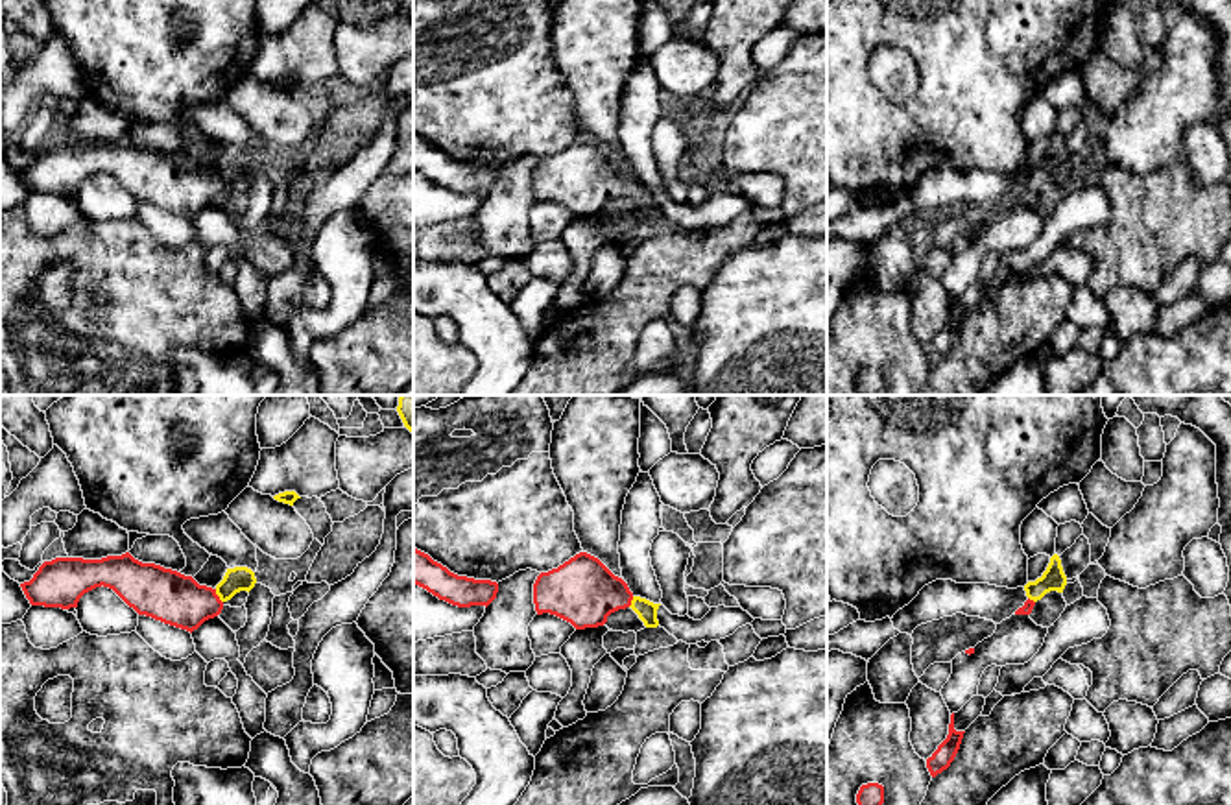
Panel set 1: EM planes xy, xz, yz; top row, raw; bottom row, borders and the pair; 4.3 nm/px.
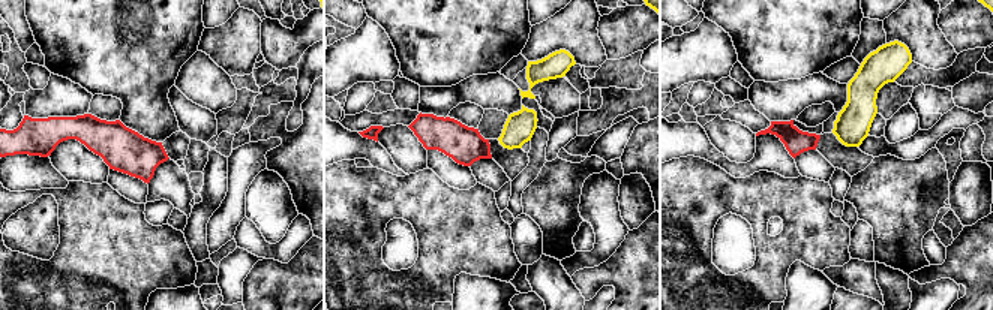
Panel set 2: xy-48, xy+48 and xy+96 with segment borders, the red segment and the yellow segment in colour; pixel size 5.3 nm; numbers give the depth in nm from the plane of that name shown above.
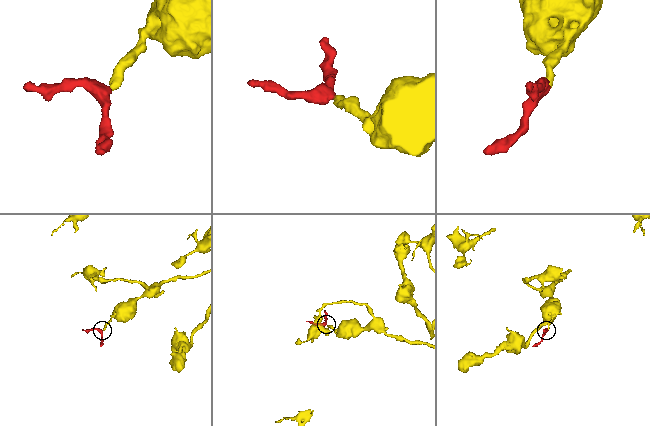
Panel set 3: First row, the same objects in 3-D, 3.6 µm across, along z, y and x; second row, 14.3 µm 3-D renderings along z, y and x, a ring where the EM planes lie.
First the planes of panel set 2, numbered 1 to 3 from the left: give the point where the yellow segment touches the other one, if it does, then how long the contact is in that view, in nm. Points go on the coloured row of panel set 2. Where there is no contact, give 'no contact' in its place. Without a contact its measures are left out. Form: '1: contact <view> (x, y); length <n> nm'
1: no contact
2: no contact
3: no contact

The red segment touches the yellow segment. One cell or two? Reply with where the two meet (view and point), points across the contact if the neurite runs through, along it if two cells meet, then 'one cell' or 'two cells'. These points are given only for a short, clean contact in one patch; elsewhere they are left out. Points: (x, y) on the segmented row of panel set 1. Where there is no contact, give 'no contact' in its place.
xy (218, 597) | across xy (165, 595), (218, 597), (240, 578) | one cell

